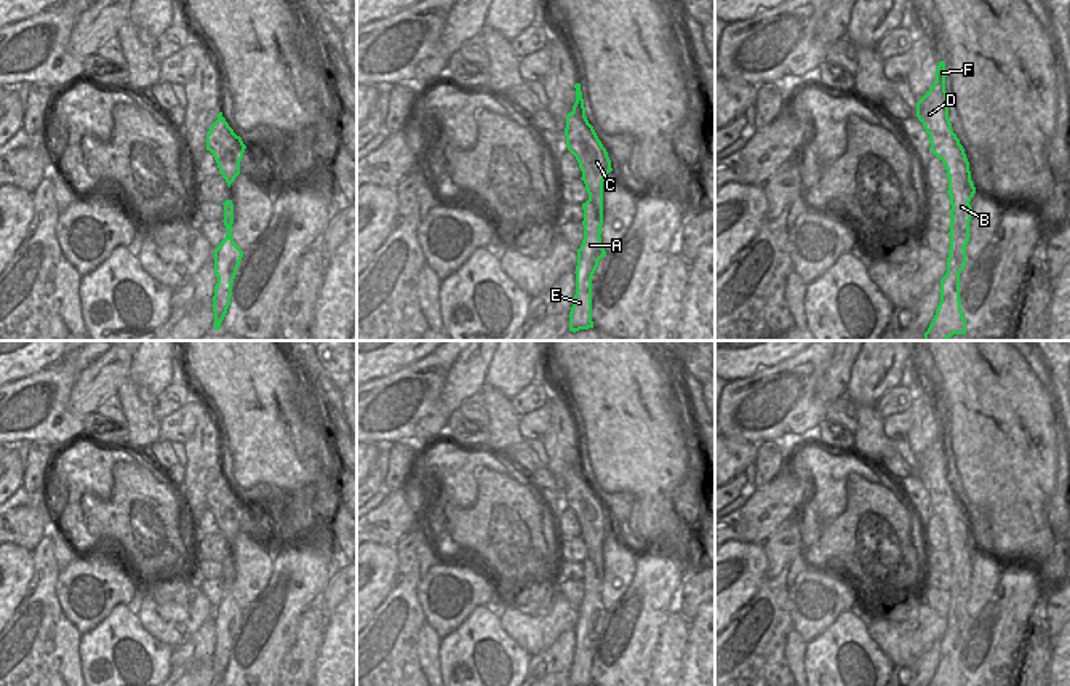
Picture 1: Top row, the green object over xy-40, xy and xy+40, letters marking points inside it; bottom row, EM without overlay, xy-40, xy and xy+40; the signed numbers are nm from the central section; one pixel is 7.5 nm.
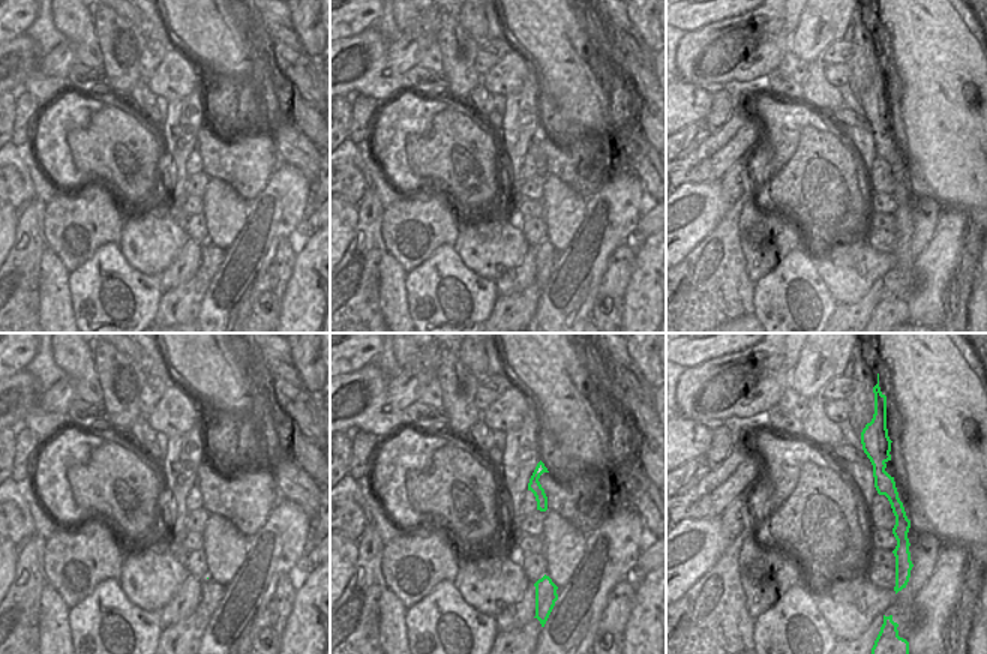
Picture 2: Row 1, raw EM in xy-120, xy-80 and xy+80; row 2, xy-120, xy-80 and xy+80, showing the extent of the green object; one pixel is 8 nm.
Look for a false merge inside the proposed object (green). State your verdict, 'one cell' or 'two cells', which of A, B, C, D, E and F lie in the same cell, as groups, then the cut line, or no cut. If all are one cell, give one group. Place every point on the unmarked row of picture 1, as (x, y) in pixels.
one cell; groups A B C D E F; cut none

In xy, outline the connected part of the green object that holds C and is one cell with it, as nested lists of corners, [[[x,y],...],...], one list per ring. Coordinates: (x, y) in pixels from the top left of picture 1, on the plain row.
[[[581,441],[574,443],[576,461],[566,473],[566,505],[576,515],[589,558],[584,568],[584,598],[577,608],[576,652],[569,670],[569,686],[593,686],[592,680],[592,635],[598,619],[606,614],[601,604],[603,584],[603,539],[613,529],[606,507],[585,475]]]

